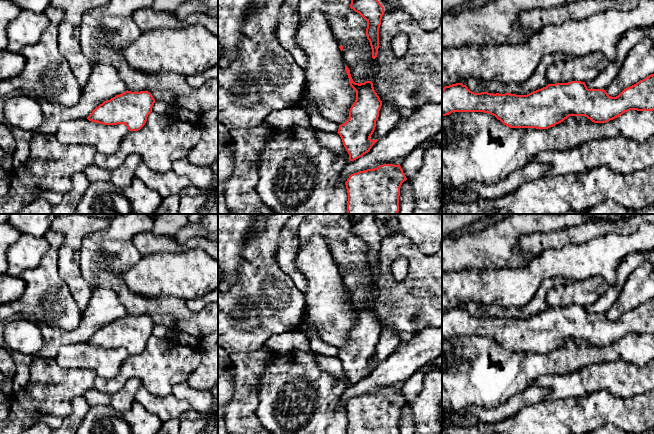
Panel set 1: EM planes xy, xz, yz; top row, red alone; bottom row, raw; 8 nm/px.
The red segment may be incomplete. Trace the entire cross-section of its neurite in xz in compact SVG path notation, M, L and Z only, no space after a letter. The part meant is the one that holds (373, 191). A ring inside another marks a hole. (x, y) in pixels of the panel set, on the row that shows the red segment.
M400 164L351 174L345 182L347 214L398 214L400 187L406 180Z

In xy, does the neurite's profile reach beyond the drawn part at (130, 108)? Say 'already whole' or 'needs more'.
already whole

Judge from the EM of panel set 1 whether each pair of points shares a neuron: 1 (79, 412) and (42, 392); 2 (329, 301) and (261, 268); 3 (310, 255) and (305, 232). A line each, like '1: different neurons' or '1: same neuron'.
1: different neurons
2: different neurons
3: different neurons

